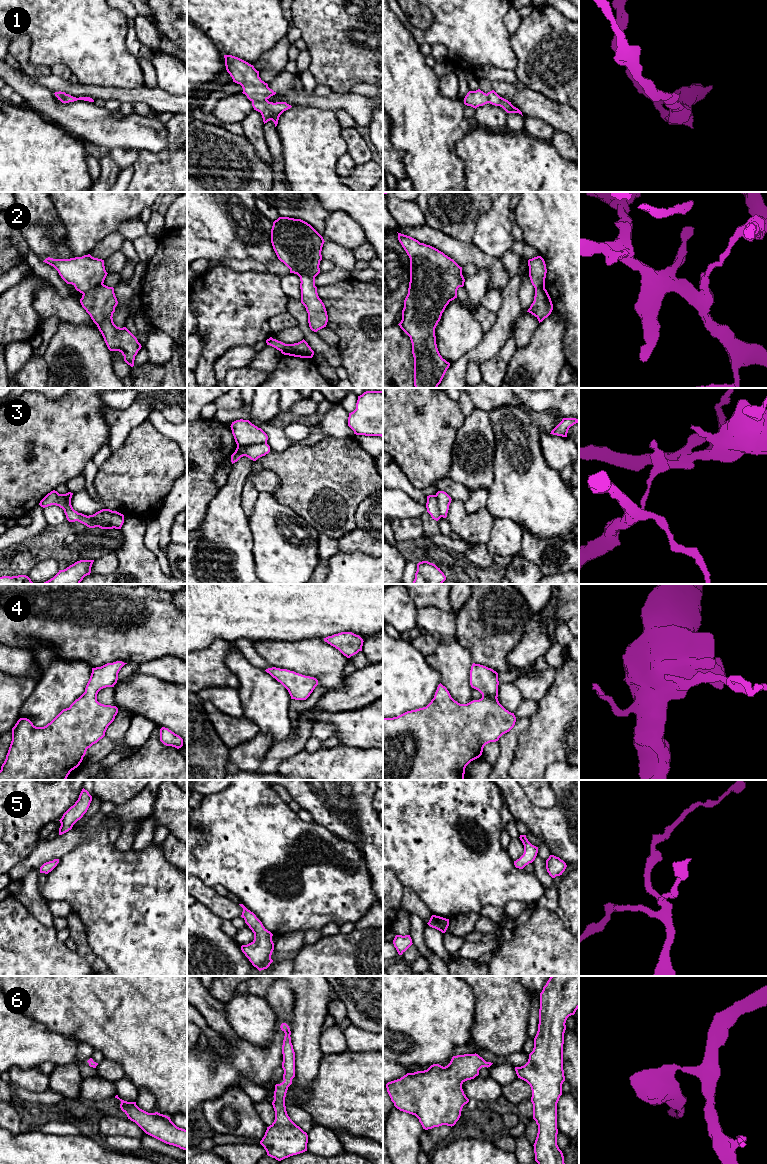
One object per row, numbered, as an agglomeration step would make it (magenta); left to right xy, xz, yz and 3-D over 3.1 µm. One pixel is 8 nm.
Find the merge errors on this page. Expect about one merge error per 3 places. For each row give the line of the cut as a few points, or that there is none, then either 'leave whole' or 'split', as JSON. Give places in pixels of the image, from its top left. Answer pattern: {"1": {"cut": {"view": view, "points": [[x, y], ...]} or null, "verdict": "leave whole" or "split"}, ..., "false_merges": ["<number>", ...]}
{"1": {"cut": null, "verdict": "leave whole"}, "2": {"cut": {"view": "xy", "points": [[102, 283], [82, 293]]}, "verdict": "split"}, "3": {"cut": {"view": "xz", "points": [[266, 441], [260, 444], [237, 446]]}, "verdict": "split"}, "4": {"cut": null, "verdict": "leave whole"}, "5": {"cut": null, "verdict": "leave whole"}, "6": {"cut": null, "verdict": "leave whole"}, "false_merges": ["2", "3"]}

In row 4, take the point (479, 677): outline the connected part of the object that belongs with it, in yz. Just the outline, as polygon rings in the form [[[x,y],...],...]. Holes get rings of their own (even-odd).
[[[473,663],[470,685],[482,694],[481,699],[460,704],[440,683],[434,698],[426,707],[407,711],[397,717],[383,718],[383,780],[464,780],[466,766],[482,755],[484,746],[498,741],[514,727],[514,713],[506,710],[497,698],[499,681],[496,671]]]

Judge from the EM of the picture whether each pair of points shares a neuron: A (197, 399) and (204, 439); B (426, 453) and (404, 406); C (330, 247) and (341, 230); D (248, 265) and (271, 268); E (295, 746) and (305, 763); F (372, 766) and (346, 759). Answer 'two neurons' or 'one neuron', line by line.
A: two neurons
B: one neuron
C: two neurons
D: one neuron
E: two neurons
F: one neuron

